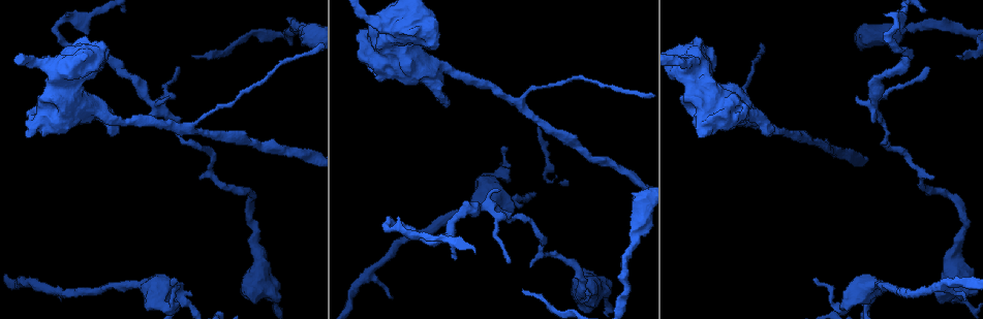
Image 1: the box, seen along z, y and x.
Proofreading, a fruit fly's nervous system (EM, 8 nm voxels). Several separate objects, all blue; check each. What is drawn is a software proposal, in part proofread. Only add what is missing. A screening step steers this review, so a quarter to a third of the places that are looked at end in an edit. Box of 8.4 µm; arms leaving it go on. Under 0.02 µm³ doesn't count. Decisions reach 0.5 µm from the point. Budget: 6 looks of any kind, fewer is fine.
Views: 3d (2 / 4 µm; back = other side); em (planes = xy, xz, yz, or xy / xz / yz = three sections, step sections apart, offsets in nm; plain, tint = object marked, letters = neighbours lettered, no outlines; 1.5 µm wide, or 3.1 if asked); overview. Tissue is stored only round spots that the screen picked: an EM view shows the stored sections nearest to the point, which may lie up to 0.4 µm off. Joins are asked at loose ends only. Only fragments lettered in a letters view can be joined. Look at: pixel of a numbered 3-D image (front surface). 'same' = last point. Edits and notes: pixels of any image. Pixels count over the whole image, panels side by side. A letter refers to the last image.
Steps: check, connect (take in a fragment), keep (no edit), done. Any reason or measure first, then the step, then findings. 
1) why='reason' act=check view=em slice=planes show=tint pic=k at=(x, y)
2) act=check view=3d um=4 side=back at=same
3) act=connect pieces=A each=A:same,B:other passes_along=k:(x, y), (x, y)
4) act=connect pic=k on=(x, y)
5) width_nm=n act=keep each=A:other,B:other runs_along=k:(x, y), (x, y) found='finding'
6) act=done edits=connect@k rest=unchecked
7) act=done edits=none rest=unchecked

why='thick end' act=check view=3d um=4 pic=1 at=(605, 282)

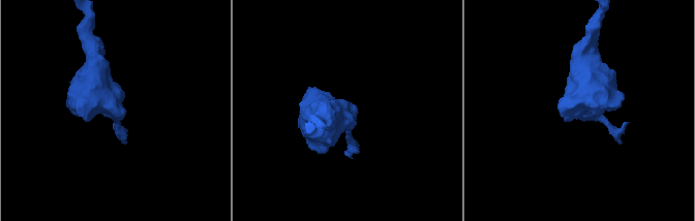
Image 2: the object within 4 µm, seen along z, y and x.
act=check view=em slice=planes show=letters pic=2 at=(583, 119)

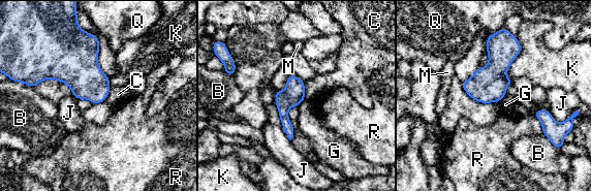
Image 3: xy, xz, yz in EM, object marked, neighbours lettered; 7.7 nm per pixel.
longest_contact=J:420nm act=keep each=B:other,C:other,G:other,J:other,K:other,M:other,Q:other,R:other found='no lettered fragment goes on from it'

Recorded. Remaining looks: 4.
why='free end' act=check view=em slice=planes show=letters pic=1 at=(965, 299)

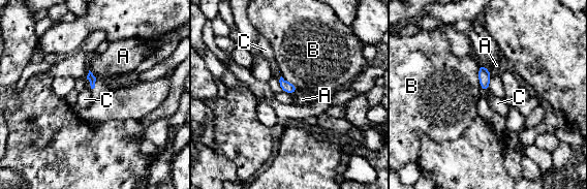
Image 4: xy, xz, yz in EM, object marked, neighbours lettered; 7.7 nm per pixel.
act=keep each=A:other,B:other,C:other border=4:(482, 89), (487, 92) found='none of them fits'

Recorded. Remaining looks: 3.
why='end of a long branch' act=check view=3d um=4 side=back pic=1 at=(523, 291)

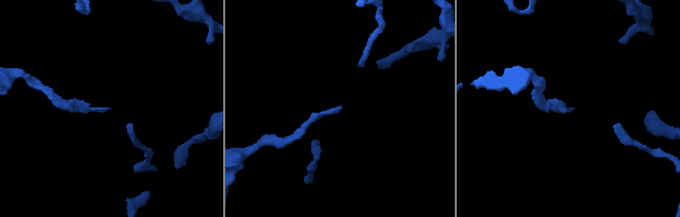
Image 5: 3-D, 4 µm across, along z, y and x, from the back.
why='shape alone is not enough' act=check view=em slice=planes show=letters pic=5 at=(573, 107)

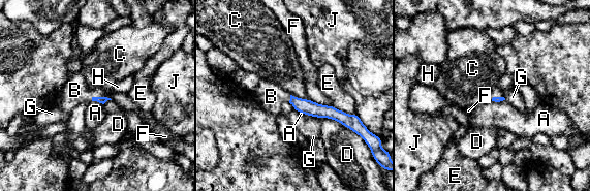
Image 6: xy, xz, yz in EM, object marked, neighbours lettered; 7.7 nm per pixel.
act=connect pieces=B each=A:other,B:same,C:other,D:other,E:other,F:other,G:other,H:other,J:other passes_along=6:(306, 106), (290, 98), (271, 96) found='the neuron continues'

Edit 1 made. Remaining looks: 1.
act=done edits=connect@6 rest=unchecked

